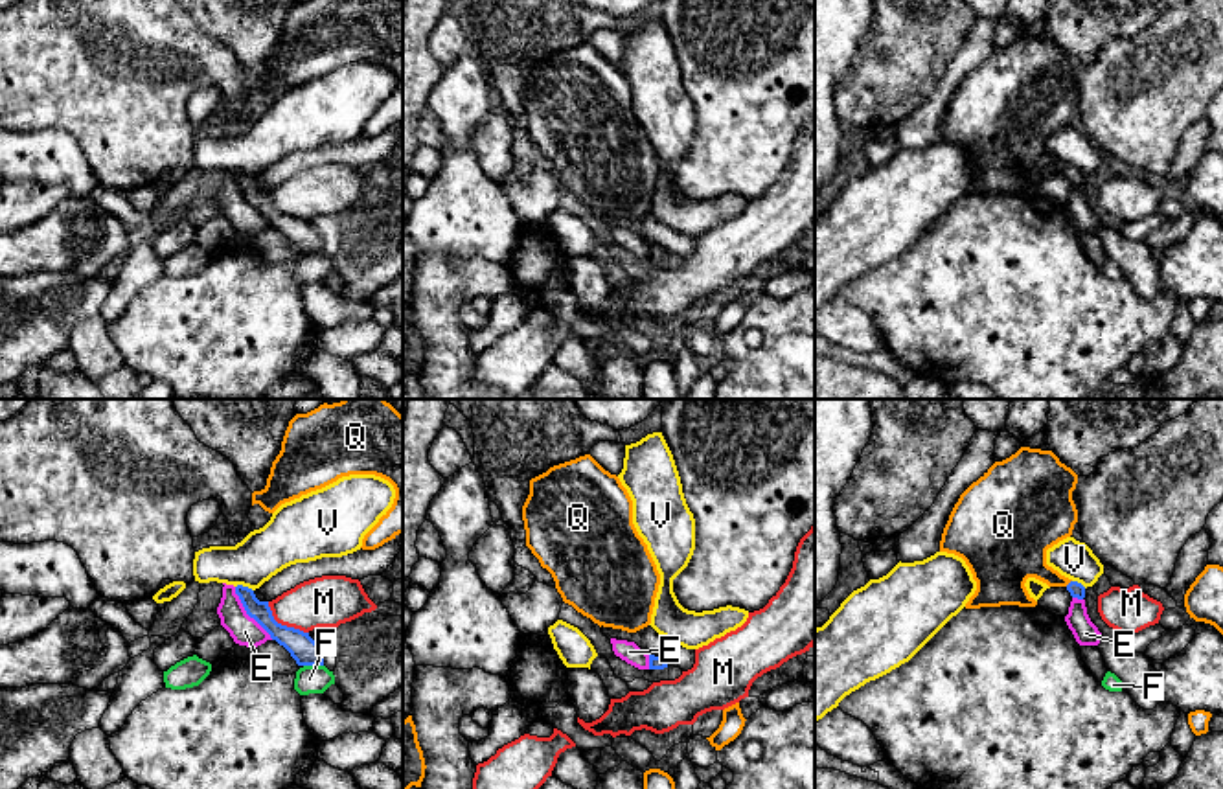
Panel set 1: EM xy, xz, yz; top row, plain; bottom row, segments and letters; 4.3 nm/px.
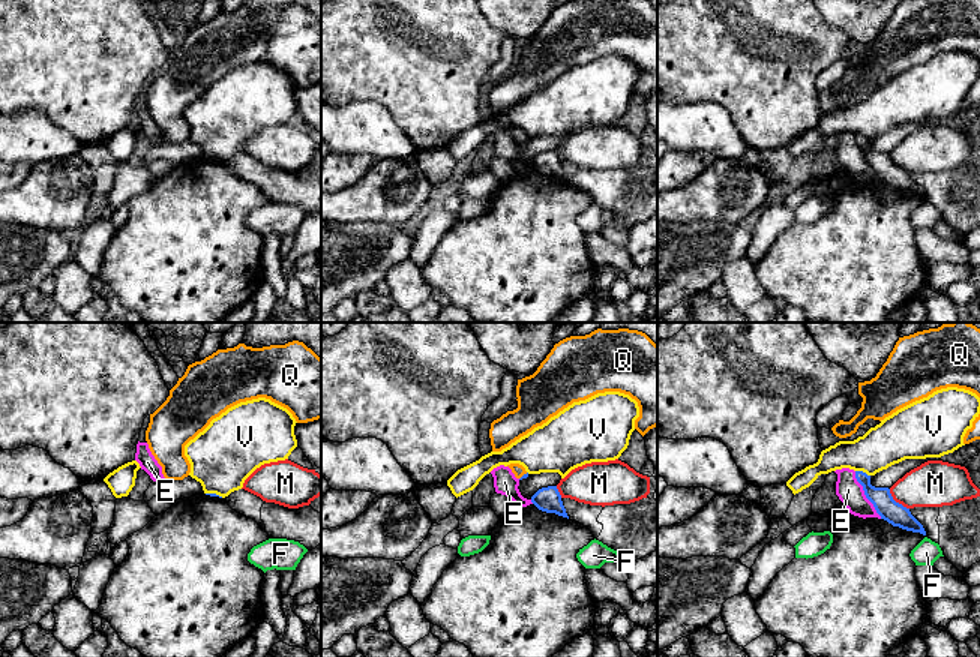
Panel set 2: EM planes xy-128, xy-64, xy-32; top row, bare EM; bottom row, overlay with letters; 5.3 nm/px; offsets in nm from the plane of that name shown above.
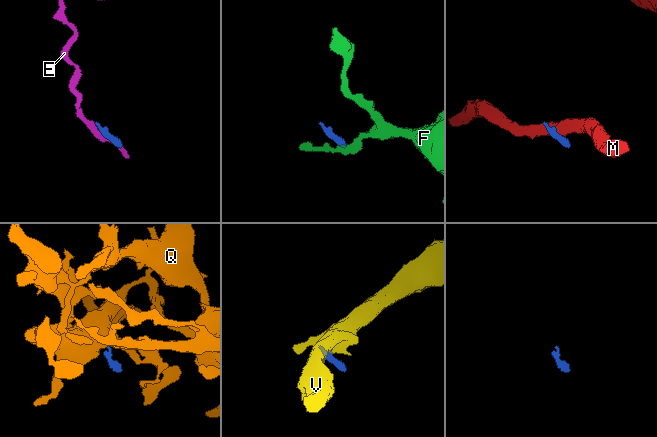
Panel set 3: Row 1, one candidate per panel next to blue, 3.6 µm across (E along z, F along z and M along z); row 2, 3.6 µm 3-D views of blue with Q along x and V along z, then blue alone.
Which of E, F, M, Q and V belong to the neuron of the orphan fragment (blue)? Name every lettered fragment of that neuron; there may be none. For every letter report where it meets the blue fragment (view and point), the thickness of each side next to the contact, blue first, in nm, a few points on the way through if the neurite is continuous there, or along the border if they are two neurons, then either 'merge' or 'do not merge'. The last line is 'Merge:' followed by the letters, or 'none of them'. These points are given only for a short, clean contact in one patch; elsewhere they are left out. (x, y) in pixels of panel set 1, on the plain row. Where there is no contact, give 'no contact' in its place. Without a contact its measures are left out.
E: xy (247, 201) | 110/130 nm | do not merge
F: xy (313, 252) | 120/130 nm | along xy (304, 252), (322, 254) | do not merge
M: xy (284, 214) | 120/220 nm | along xy (267, 190), (278, 210), (308, 221) | do not merge
Q: yz (1069, 171) | 70/220 nm | across yz (1076, 177), (1069, 171), (1045, 162), (1021, 140) | merge
V: xy (245, 175) | 90/220 nm | along xy (236, 173), (247, 173), (252, 179) | do not merge
Merge: Q

